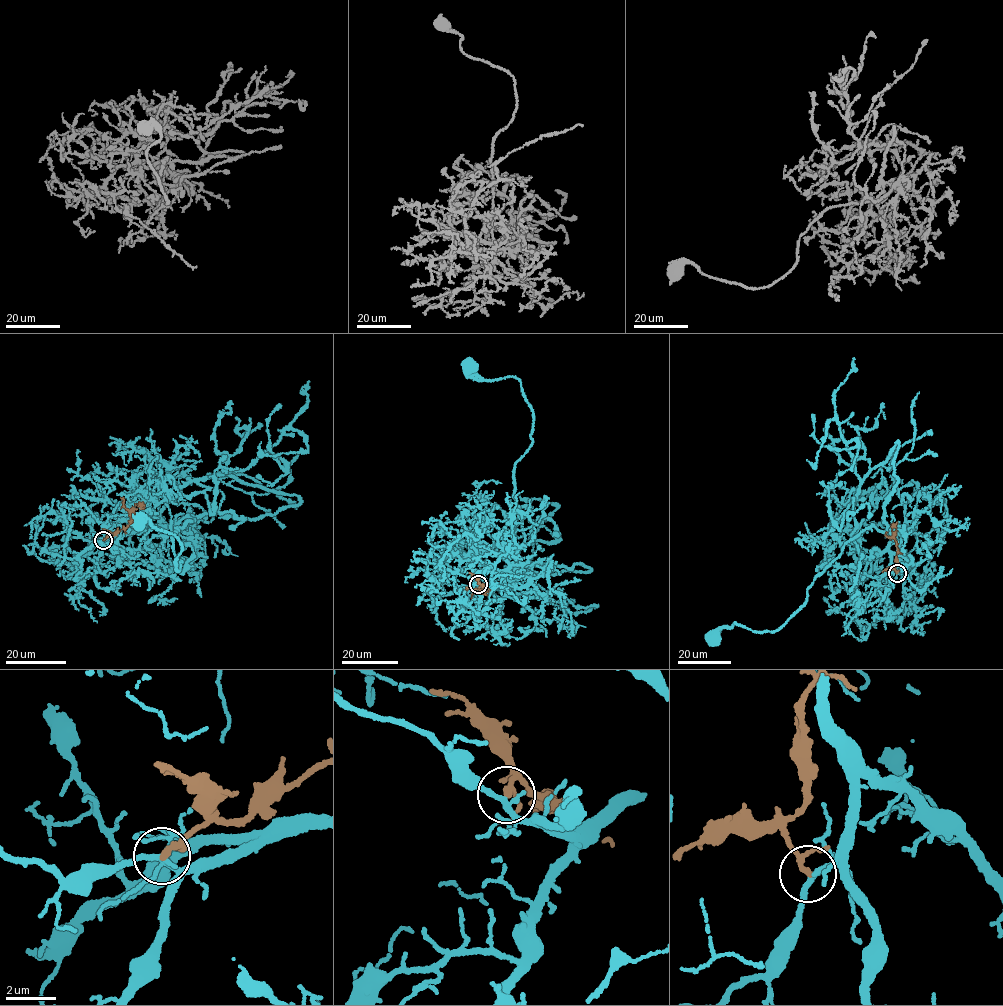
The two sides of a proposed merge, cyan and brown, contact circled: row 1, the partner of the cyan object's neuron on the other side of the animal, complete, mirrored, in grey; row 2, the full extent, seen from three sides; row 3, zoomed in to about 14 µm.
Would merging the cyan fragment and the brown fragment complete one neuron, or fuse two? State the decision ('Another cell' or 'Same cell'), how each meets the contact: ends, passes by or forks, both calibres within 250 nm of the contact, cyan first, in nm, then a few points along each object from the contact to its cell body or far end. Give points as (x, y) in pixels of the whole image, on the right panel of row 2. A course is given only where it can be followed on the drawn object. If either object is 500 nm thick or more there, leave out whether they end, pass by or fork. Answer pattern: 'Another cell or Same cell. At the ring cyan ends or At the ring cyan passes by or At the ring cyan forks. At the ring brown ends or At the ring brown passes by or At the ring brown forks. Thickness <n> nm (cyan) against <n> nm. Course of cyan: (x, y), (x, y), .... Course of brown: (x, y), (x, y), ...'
Another cell. At the ring cyan forks. At the ring brown passes by. Thickness 180 nm (cyan) against 170 nm. Course of cyan: (897, 573), (899, 541), (872, 525), (844, 545), (807, 589), (806, 604), (776, 630), (734, 623), (713, 638). Course of brown: (897, 573), (895, 568), (898, 550), (891, 528), (897, 522)

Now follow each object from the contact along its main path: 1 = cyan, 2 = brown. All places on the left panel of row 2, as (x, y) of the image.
1: (103, 540), (188, 516), (194, 520), (174, 534), (180, 570), (175, 536), (138, 520)
2: (103, 540), (127, 527), (130, 510), (136, 504), (144, 505)

